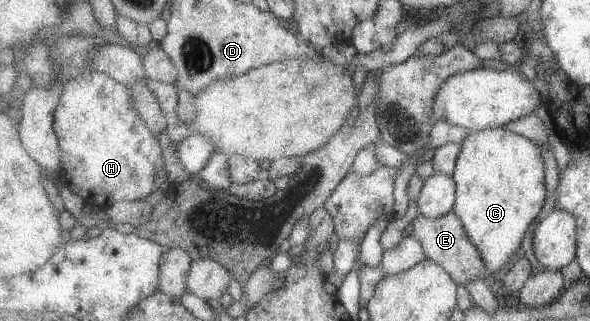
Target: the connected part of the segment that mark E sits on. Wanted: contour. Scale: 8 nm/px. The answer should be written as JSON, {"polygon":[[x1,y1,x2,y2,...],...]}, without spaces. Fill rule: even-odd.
{"polygon":[[454,210,445,214,444,217,435,218,435,220,417,213,411,222,412,231,410,234,421,240,427,257,437,262,441,268,448,270,459,286,464,287,469,282,473,282,475,278,483,278,486,275,485,270,489,270,489,268,483,262,481,250,473,244,468,231,465,230,464,222]]}

